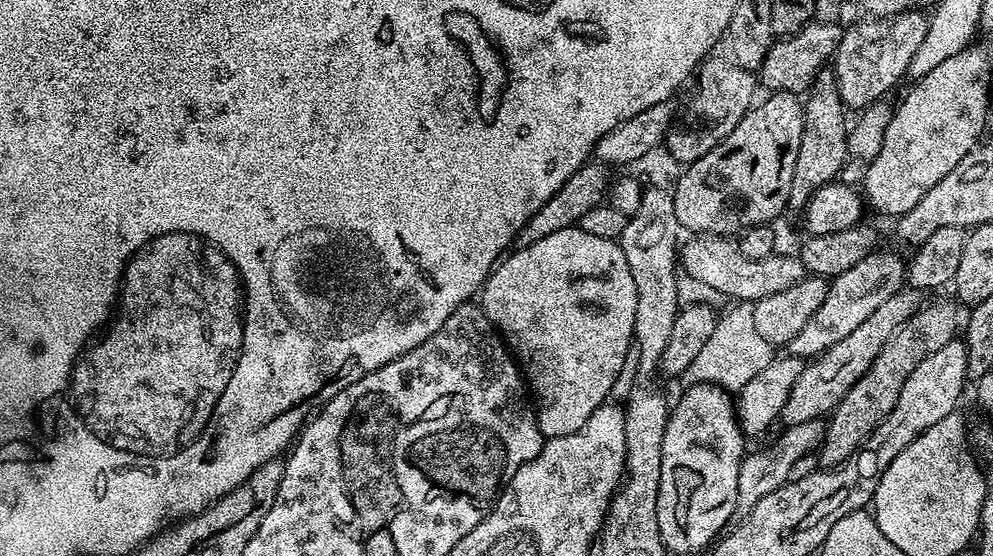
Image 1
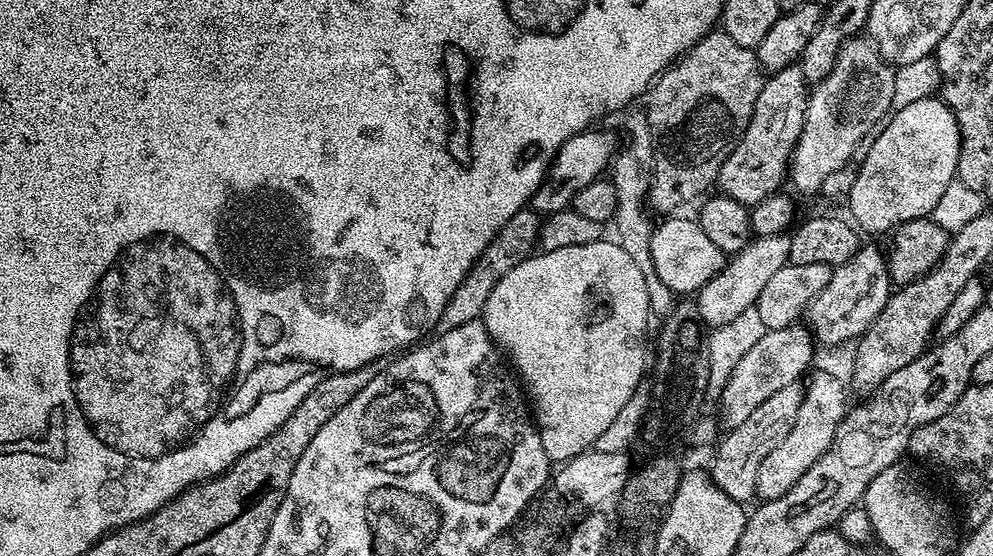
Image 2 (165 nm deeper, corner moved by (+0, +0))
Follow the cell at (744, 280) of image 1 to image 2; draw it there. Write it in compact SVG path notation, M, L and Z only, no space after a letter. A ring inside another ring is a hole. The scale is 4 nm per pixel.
M676 214L671 218L664 220L655 225L652 230L652 241L650 242L650 258L658 278L673 294L680 292L689 292L695 294L699 292L710 278L714 278L726 263L726 253L718 250L710 238L706 238L702 226L695 219L687 220L684 214Z

